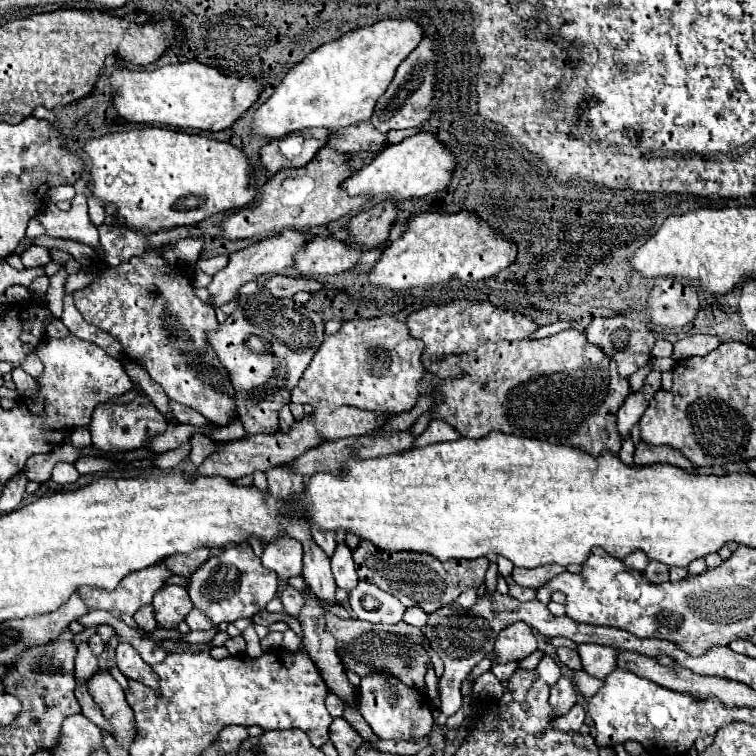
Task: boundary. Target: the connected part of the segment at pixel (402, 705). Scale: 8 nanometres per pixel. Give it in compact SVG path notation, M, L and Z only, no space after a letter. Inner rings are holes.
M373 671L373 675L365 675L359 685L361 693L361 715L373 729L379 739L395 739L395 741L417 741L431 733L433 717L429 697L421 691L413 691L413 687L405 687L393 675L385 675L385 671Z

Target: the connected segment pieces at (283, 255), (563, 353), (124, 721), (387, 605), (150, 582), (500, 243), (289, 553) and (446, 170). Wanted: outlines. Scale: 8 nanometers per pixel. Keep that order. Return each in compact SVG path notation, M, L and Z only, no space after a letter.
M283 231L281 235L273 235L273 237L265 237L259 243L253 243L247 249L235 251L229 255L229 263L225 269L221 269L217 275L213 275L211 285L207 287L213 295L213 307L221 307L223 303L231 301L237 297L237 289L247 283L253 281L261 275L273 275L273 273L281 273L285 267L293 267L293 255L295 251L301 251L301 245L309 243L309 239L313 239L313 235L309 233L299 233L299 231Z
M567 329L557 335L545 339L525 339L525 341L501 341L501 343L487 343L477 351L461 357L449 357L451 363L465 367L469 375L457 379L441 381L437 391L429 389L429 379L435 377L427 373L427 381L421 381L419 391L443 397L443 403L433 405L435 417L445 419L453 425L463 437L481 439L493 431L511 433L519 437L535 437L549 443L565 443L579 447L591 455L601 455L601 451L619 453L621 449L621 435L617 431L617 409L631 393L629 381L617 373L617 363L609 359L597 345L587 343L585 331Z
M99 669L89 677L87 691L93 697L93 701L101 707L105 719L109 719L111 725L115 727L115 739L123 747L129 747L135 737L133 731L135 719L133 719L133 709L129 707L121 685L113 679L109 671Z
M359 581L353 591L349 591L349 605L357 619L369 623L399 623L403 619L405 607L389 593L381 591L373 583Z
M161 561L153 567L141 569L137 573L129 573L113 591L97 591L89 587L89 589L81 589L81 595L91 609L105 609L115 617L119 613L133 615L139 607L151 603L153 593L159 591L171 575L173 573Z
M457 211L457 213L421 213L413 215L409 219L409 229L393 243L389 243L381 255L381 259L375 263L369 281L373 285L381 285L393 291L417 287L417 285L429 285L429 283L443 283L451 277L459 277L461 281L479 281L497 275L501 269L509 267L517 257L517 245L511 239L501 237L493 227L489 227L485 221L479 219L473 211Z
M285 535L285 539L277 539L277 543L269 543L265 547L261 561L267 569L277 573L281 585L287 585L289 577L301 575L303 547L293 537Z
M417 133L409 139L403 139L397 145L389 145L381 151L369 165L359 169L353 177L343 183L343 189L349 195L391 195L397 199L425 197L429 193L445 191L451 183L457 159L433 133Z

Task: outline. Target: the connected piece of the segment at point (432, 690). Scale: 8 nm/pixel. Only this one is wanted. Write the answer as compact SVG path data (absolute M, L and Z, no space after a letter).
M427 663L425 685L427 685L427 693L429 693L429 697L433 699L433 697L435 697L435 693L437 693L437 675L435 675L435 671L433 671L433 665L431 665L431 663Z

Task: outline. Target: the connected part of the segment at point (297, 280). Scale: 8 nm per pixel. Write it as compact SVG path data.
M273 275L263 283L263 291L271 293L275 297L293 297L297 291L309 291L317 293L323 291L323 283L311 277L285 277L285 275Z

